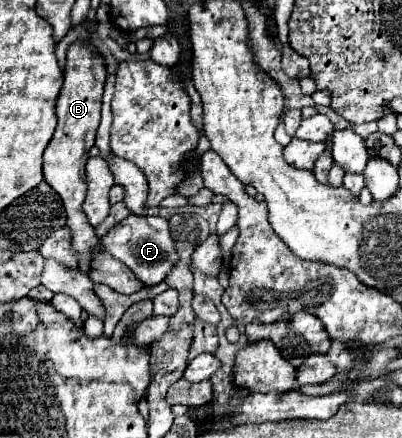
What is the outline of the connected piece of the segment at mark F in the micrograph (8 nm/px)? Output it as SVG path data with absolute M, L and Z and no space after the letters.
M128 215L124 221L114 225L106 235L102 235L100 243L102 243L104 251L108 251L114 259L118 259L126 267L130 267L136 277L142 277L144 285L156 285L156 283L164 281L164 277L170 273L170 269L178 261L174 243L172 243L172 255L170 255L170 229L168 229L168 221L164 217Z

